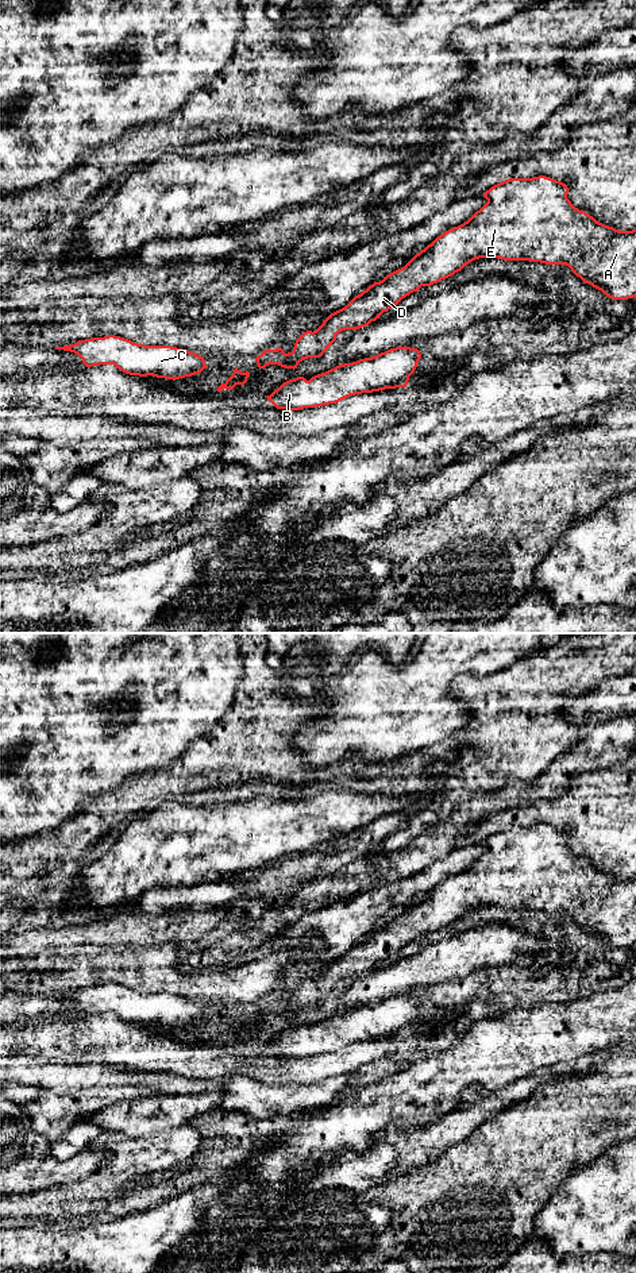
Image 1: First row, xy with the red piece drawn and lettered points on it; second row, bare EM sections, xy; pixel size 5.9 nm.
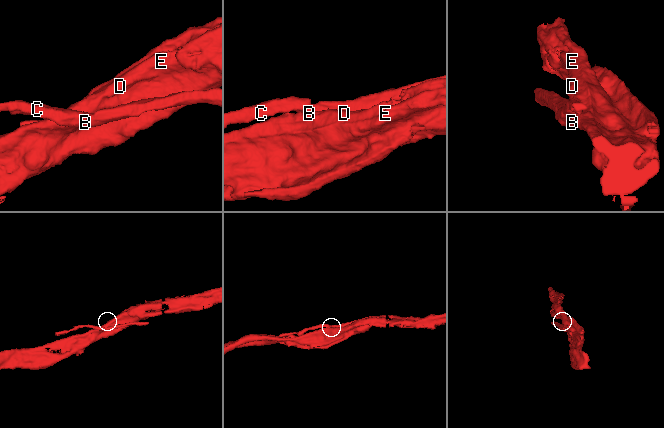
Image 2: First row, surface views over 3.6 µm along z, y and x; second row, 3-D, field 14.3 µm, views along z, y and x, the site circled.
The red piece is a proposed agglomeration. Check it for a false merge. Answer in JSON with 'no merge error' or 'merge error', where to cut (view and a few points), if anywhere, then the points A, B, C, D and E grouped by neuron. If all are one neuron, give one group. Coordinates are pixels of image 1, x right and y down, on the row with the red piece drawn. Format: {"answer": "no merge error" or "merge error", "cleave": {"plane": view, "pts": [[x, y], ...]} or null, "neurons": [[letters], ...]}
{"answer": "merge error", "cleave": {"plane": "xy", "pts": [[223, 384], [224, 388]]}, "neurons": [["A", "D", "E"], ["B", "C"]]}

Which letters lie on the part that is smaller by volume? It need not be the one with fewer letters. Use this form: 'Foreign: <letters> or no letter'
Foreign: B, C

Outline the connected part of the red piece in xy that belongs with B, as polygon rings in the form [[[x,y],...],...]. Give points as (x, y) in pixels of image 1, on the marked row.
[[[396,347],[371,358],[339,364],[307,381],[284,382],[267,400],[277,409],[298,410],[336,404],[350,396],[405,387],[421,354],[417,348]]]

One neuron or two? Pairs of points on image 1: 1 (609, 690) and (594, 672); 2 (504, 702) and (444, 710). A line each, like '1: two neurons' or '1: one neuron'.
1: two neurons
2: two neurons

